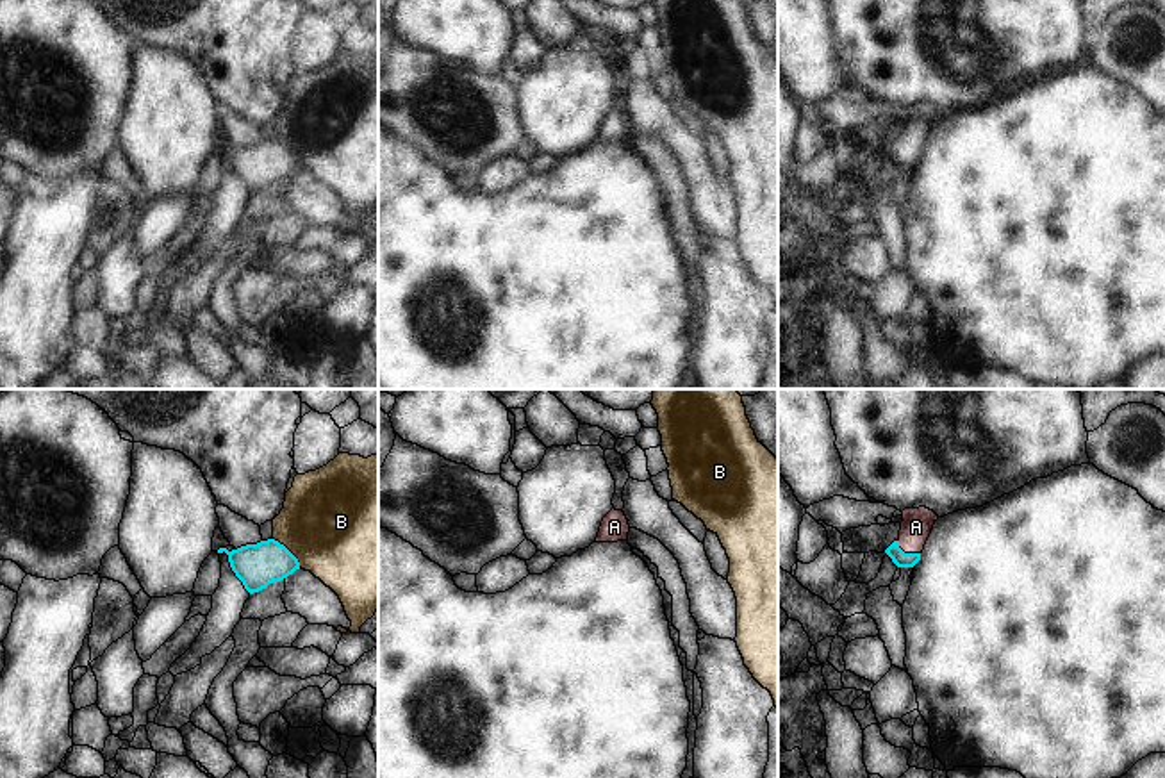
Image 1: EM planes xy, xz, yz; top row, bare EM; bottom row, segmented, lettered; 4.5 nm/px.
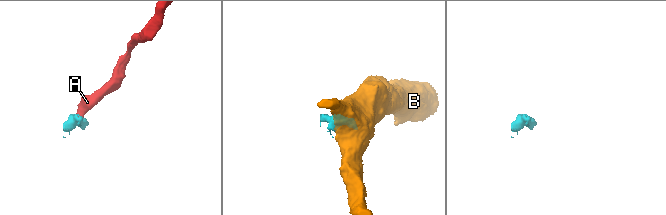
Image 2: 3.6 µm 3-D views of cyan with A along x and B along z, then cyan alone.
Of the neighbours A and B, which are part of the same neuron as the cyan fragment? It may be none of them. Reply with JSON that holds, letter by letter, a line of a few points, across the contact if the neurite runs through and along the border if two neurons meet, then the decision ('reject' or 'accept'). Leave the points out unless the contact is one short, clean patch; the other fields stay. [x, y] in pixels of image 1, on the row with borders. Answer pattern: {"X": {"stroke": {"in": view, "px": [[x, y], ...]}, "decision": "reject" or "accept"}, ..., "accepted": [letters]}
{"A": {"stroke": {"in": "yz", "px": [[901, 559], [907, 554], [916, 527]]}, "decision": "accept"}, "B": {"stroke": {"in": "xy", "px": [[273, 537], [300, 566]]}, "decision": "reject"}, "accepted": ["A"]}

